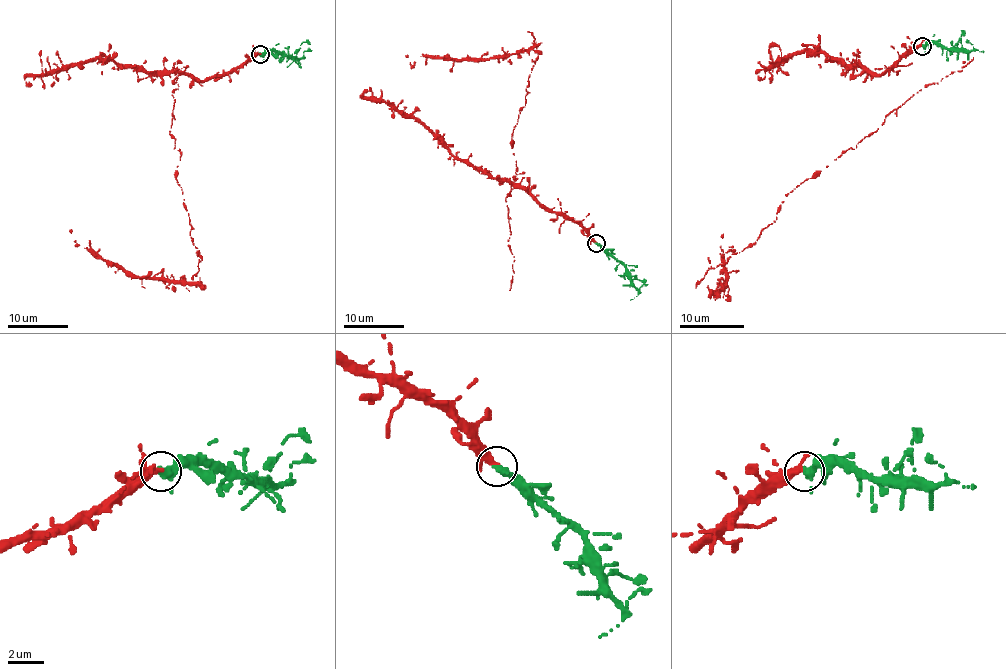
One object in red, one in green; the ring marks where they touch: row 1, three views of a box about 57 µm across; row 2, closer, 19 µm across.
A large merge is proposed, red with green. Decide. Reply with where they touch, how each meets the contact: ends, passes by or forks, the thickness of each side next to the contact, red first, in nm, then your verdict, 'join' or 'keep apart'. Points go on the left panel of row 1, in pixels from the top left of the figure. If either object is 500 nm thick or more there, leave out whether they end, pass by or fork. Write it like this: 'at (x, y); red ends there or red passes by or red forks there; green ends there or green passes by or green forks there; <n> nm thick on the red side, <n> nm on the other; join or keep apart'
at (260, 54); red passes by; green passes by; 260 nm thick on the red side, 320 nm on the other; join

